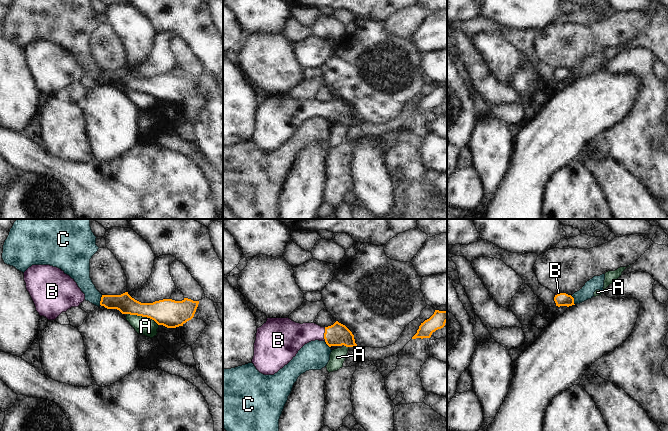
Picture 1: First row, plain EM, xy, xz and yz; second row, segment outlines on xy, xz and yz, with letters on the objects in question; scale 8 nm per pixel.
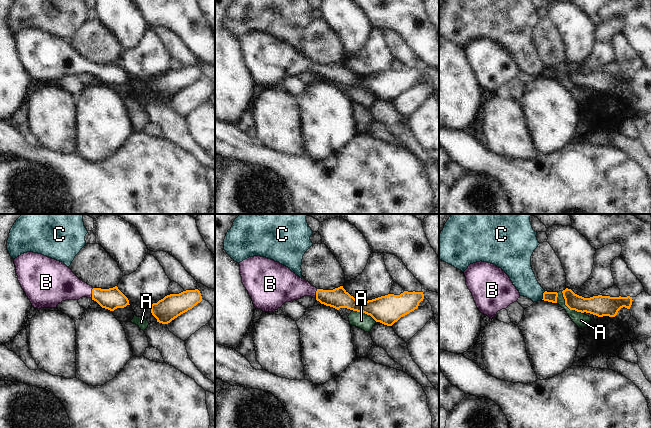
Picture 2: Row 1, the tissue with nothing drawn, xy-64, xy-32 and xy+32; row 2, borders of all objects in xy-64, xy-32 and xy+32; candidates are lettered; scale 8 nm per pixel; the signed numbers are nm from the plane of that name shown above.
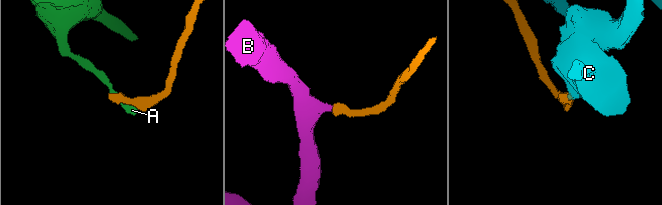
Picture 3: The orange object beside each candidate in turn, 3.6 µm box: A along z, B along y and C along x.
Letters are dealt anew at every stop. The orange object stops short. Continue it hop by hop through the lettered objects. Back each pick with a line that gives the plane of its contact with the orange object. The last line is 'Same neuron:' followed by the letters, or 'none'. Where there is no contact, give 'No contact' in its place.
B: Touches orange in xz
Same neuron: B

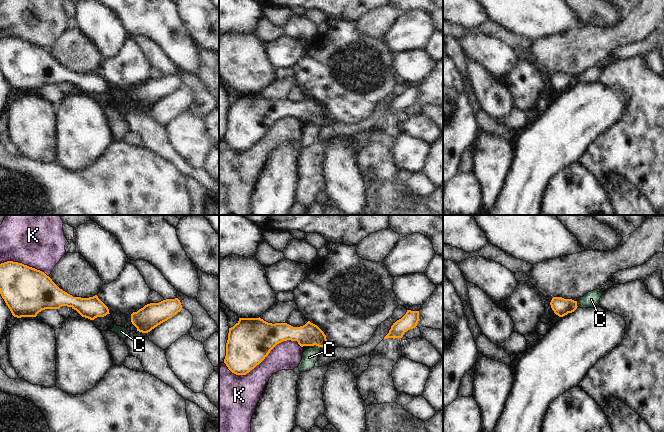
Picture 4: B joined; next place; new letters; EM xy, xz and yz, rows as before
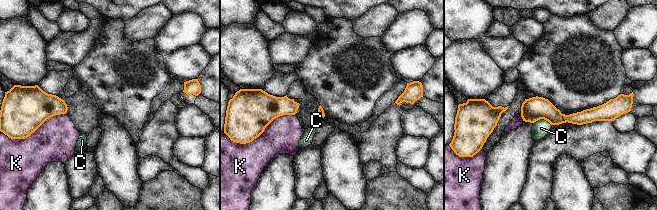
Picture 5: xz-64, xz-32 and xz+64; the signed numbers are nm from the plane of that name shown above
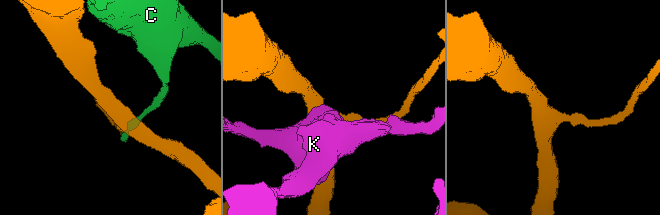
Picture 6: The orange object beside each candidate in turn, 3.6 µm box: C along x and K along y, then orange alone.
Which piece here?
Same neuron: none

